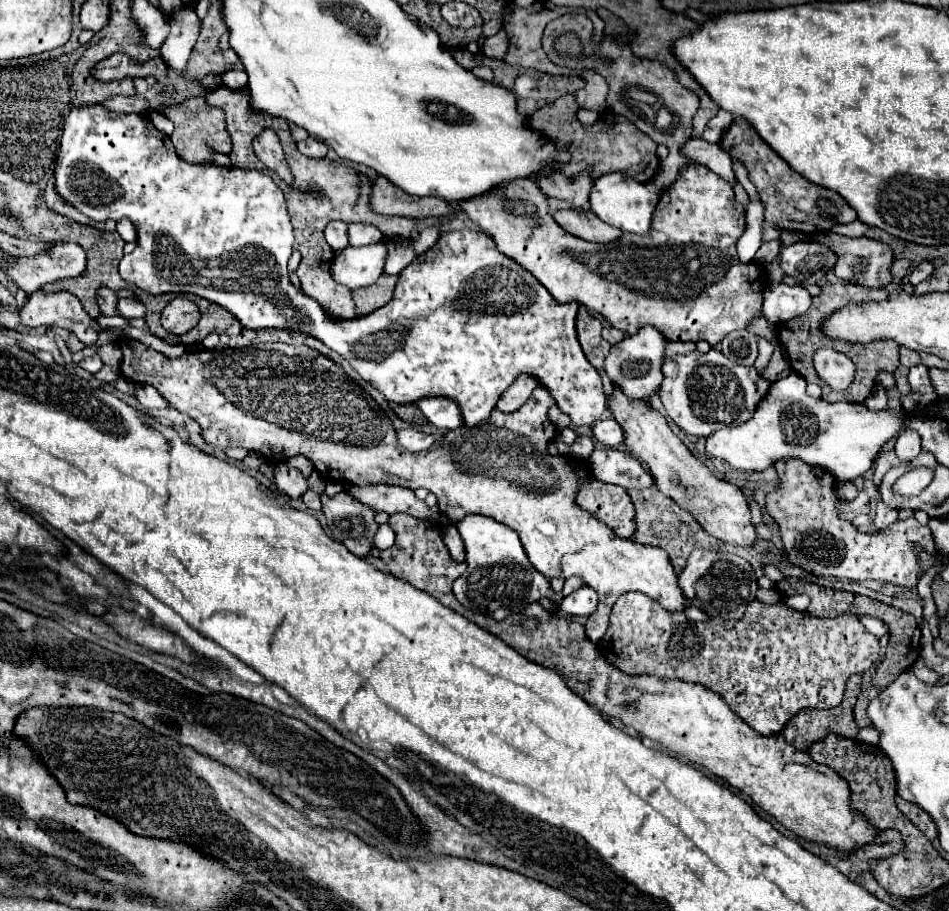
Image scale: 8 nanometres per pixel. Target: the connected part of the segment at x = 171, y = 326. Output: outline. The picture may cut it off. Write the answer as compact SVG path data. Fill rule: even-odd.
M174 299L162 311L162 327L174 335L184 335L200 320L199 308L188 299Z

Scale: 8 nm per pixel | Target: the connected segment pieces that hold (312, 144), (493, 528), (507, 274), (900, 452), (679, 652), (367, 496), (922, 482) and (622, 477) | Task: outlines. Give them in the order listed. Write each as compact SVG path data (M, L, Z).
M308 137L306 141L300 141L300 143L298 143L298 151L300 151L302 155L306 155L306 157L316 157L316 159L320 159L320 157L326 157L328 147L326 147L324 143Z
M466 515L462 523L456 523L456 527L466 547L468 569L466 575L454 581L454 595L466 609L502 621L512 613L522 611L528 603L548 595L548 579L534 571L532 563L522 551L516 531L484 515Z
M90 105L90 107L82 107L78 111L70 111L70 115L64 121L64 133L62 133L62 141L60 141L60 155L58 155L58 163L56 163L56 189L58 193L70 201L78 211L82 211L84 215L92 217L94 221L106 221L106 219L118 219L122 215L126 215L136 231L138 231L138 249L148 251L148 261L136 261L136 263L120 263L120 275L124 281L134 283L136 287L144 289L146 293L152 295L160 295L160 293L194 293L202 299L210 299L212 303L218 303L220 307L226 307L226 311L230 311L236 319L240 319L242 327L246 329L286 329L286 331L296 331L296 333L304 333L310 335L318 341L322 341L326 347L330 347L332 351L336 351L338 355L342 355L356 373L362 375L362 379L366 379L374 389L378 389L380 393L386 395L388 401L394 401L398 405L408 405L408 403L416 403L420 399L426 397L446 397L458 403L464 425L466 427L474 427L484 423L490 417L490 411L496 407L500 395L512 385L512 381L522 375L528 373L534 379L540 381L542 387L548 389L548 393L554 397L556 405L560 407L562 413L566 413L572 419L572 425L592 425L596 423L604 409L606 409L606 395L602 389L602 379L598 375L598 371L588 363L588 359L582 355L582 347L578 343L578 335L576 335L576 313L580 303L566 303L560 305L558 301L554 301L554 297L546 291L546 287L530 273L526 271L522 265L518 265L514 259L502 255L492 237L488 237L482 231L472 231L472 229L464 229L464 231L448 231L442 233L442 237L438 239L438 243L428 249L424 255L418 255L398 277L396 283L396 291L394 297L380 309L362 315L362 317L354 317L354 319L338 319L334 315L330 315L328 311L322 309L322 305L316 299L310 299L304 291L296 289L288 277L288 257L292 255L292 243L294 243L294 235L292 235L292 225L290 225L290 217L286 211L286 201L282 195L282 189L264 173L260 171L244 171L244 169L236 169L236 167L218 167L214 163L204 163L204 165L190 165L184 159L180 159L172 147L172 141L168 135L162 135L148 117L144 115L114 115L108 109L104 109L102 105Z
M910 429L902 431L898 435L898 439L896 439L894 451L896 451L896 455L898 455L900 461L912 461L922 451L920 449L920 435L914 433L914 431L910 431Z
M626 593L622 595L614 607L612 607L612 615L610 615L610 629L608 629L610 637L604 637L604 641L600 643L600 651L604 653L604 657L616 667L620 669L622 673L626 675L658 675L658 677L668 677L668 679L680 679L680 681L692 681L692 683L700 683L704 687L708 687L710 691L718 693L722 699L726 699L726 703L730 705L730 709L740 717L744 719L744 723L748 723L754 731L758 731L760 735L774 735L774 733L780 733L786 725L786 721L796 715L800 709L832 709L832 707L838 707L842 703L842 697L844 697L844 689L846 689L846 681L850 675L854 673L864 673L868 669L872 669L878 661L878 637L870 635L858 617L854 615L840 615L840 617L834 617L834 619L820 619L820 617L814 617L814 615L808 615L808 613L800 613L800 611L794 611L790 609L786 603L774 603L774 605L768 605L768 603L762 603L762 601L752 601L744 613L744 617L740 621L722 621L722 619L712 619L710 623L694 623L690 621L684 613L670 613L670 611L664 611L658 603L654 603L650 597L642 595L642 593Z
M352 485L348 487L348 493L356 497L358 501L370 505L374 511L384 511L384 513L410 513L418 519L432 519L432 509L426 507L424 501L416 499L414 491L398 485L368 485L368 487L358 487Z
M918 468L902 475L893 485L893 491L904 497L919 495L932 479L932 471L928 468Z
M594 447L588 467L594 479L602 483L620 485L624 489L644 489L654 483L652 475L640 465L638 459L632 455L626 455L618 449L606 449L606 447Z

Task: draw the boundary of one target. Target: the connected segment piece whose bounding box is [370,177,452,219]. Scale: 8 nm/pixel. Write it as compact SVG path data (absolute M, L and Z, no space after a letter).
M376 177L370 193L370 207L380 215L398 215L410 219L422 217L444 217L452 213L452 207L438 197L412 197L402 189L394 187L388 179Z

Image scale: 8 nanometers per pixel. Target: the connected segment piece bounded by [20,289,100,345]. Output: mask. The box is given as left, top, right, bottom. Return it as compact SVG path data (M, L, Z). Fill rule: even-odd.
M34 291L34 295L28 295L26 305L20 309L20 323L28 329L42 325L62 327L74 333L86 345L94 343L100 333L100 325L84 313L80 301L68 291Z

